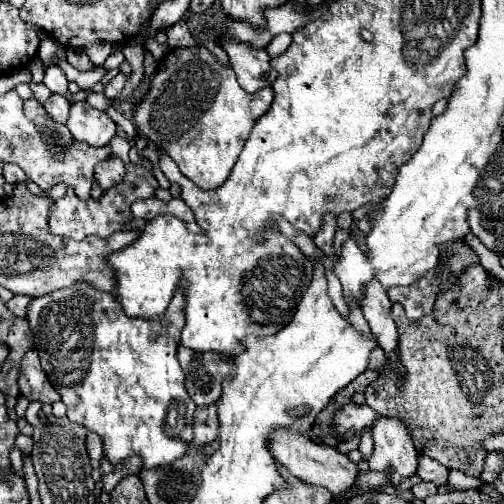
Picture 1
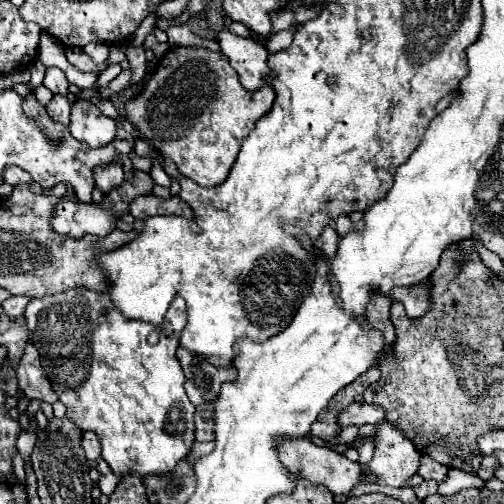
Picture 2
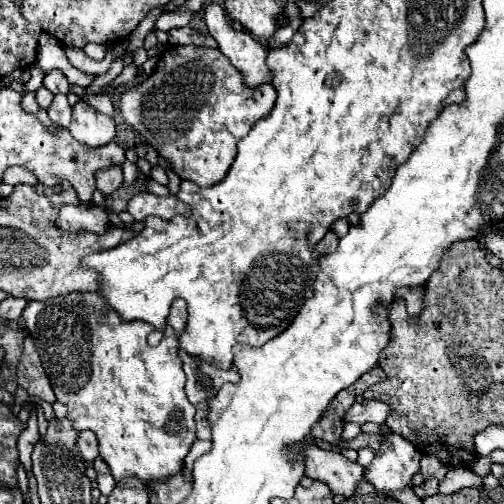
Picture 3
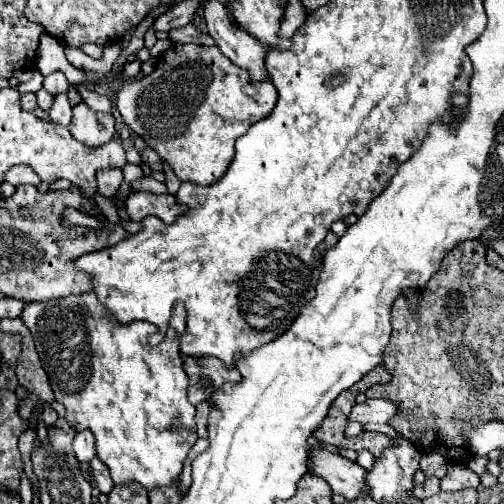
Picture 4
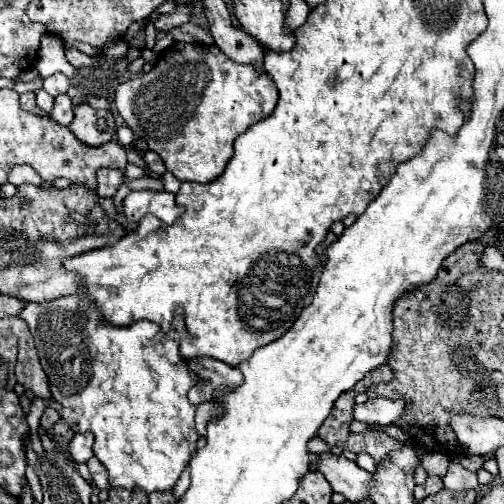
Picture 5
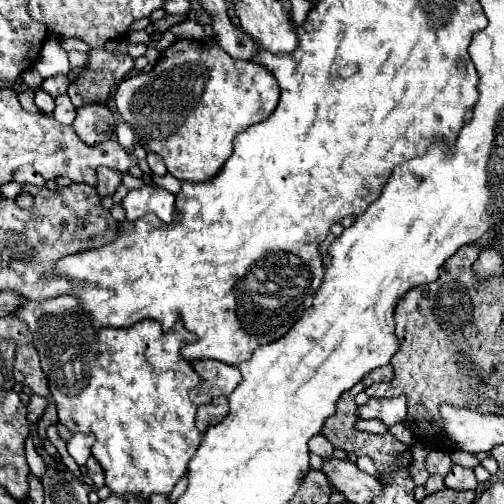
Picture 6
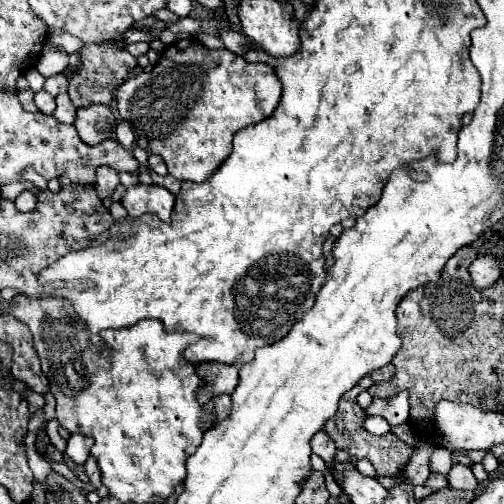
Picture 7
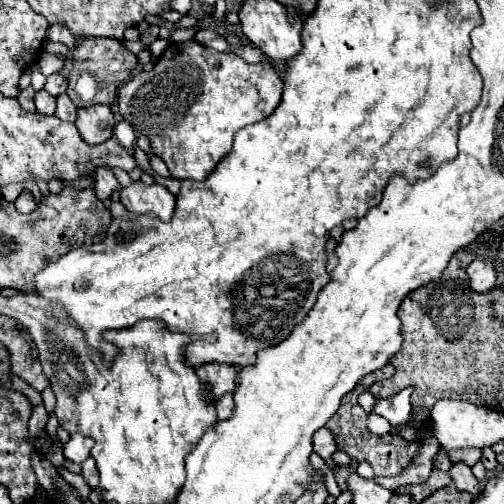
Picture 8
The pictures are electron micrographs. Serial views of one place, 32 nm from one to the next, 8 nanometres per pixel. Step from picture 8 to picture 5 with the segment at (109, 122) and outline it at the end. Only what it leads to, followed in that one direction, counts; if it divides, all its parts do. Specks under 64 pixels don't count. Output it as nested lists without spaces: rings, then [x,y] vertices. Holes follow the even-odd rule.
[[[78,104],[74,108],[70,130],[80,142],[88,146],[102,146],[114,138],[116,124],[108,110],[94,110],[88,104]]]

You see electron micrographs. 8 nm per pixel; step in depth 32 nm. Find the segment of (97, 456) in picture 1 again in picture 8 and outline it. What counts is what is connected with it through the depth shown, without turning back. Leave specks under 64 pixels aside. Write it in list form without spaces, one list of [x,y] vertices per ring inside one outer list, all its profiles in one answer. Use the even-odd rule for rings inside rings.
[[[72,434],[64,446],[64,456],[76,464],[82,464],[90,456],[92,446],[94,446],[92,438],[82,436],[82,434]]]

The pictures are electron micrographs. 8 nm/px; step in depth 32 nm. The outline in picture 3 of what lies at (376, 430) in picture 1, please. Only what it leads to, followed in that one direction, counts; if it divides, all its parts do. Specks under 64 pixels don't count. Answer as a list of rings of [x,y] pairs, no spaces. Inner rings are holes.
[[[384,434],[384,442],[364,476],[376,486],[380,496],[388,496],[386,490],[402,490],[410,486],[412,476],[420,470],[420,456],[422,454],[414,448],[414,444],[400,434]]]

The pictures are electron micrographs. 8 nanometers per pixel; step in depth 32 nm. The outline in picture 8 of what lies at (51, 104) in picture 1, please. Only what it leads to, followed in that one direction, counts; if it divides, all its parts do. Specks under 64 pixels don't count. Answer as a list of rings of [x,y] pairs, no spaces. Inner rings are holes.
[[[60,94],[56,100],[58,100],[58,108],[56,108],[54,116],[64,122],[74,122],[76,120],[76,106],[68,98],[68,94]]]

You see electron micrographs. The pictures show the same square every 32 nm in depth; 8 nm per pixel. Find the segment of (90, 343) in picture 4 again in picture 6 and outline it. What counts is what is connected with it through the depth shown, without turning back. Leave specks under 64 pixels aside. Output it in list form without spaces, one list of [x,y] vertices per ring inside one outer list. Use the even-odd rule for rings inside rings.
[[[58,296],[46,302],[22,300],[22,306],[16,310],[16,316],[30,326],[34,336],[42,370],[48,376],[50,392],[58,406],[58,422],[72,432],[94,434],[96,441],[91,452],[102,464],[106,486],[112,492],[134,492],[146,500],[154,492],[170,494],[202,440],[194,424],[196,404],[192,404],[188,396],[200,382],[200,376],[180,354],[182,344],[186,340],[196,340],[196,336],[186,332],[182,322],[176,322],[170,332],[162,332],[160,324],[154,320],[142,320],[128,328],[98,328],[96,332],[88,314],[78,312],[80,308],[76,306],[80,306],[76,298]]]

